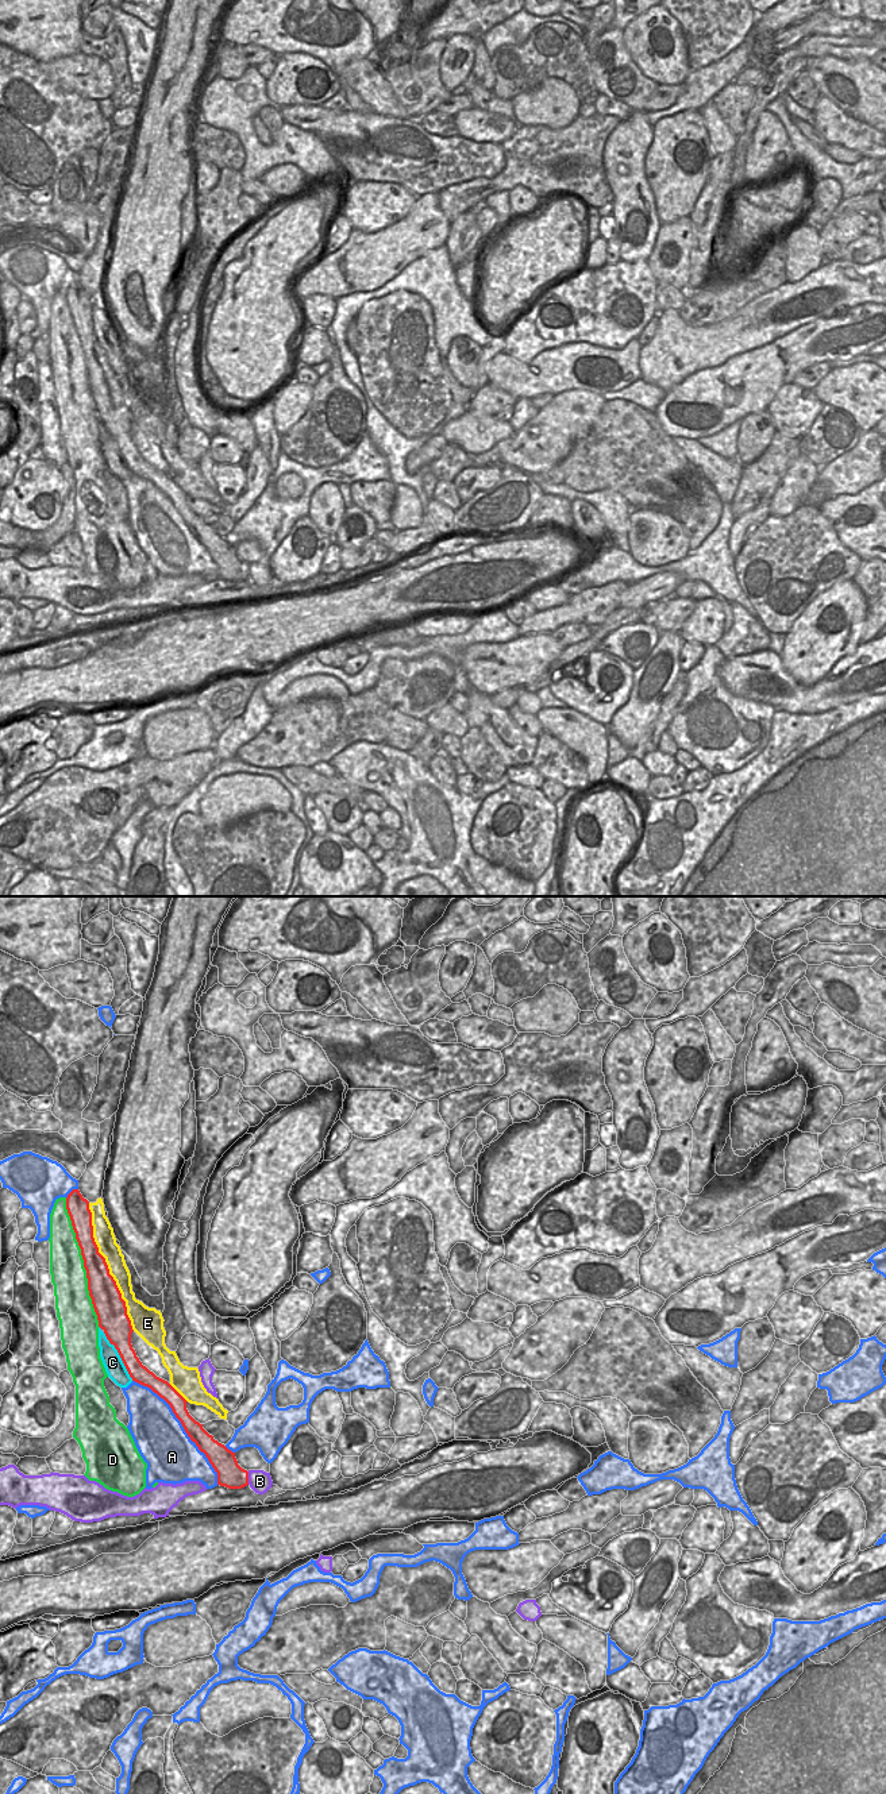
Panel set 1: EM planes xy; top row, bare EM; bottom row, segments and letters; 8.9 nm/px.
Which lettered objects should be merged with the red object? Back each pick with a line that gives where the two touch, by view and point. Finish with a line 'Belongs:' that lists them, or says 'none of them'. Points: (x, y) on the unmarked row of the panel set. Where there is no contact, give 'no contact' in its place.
Belongs: none of them

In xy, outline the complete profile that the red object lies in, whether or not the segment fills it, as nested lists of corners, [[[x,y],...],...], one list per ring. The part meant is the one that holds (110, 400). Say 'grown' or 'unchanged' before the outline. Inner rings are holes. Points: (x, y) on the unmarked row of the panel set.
unchanged; [[[78,282],[66,290],[66,302],[72,313],[76,332],[81,342],[86,363],[88,383],[97,408],[99,420],[118,443],[132,474],[150,481],[172,501],[185,525],[199,543],[205,547],[217,566],[217,578],[228,582],[242,582],[249,578],[249,564],[238,558],[235,545],[209,528],[203,517],[196,514],[186,502],[186,493],[165,472],[157,470],[142,458],[131,437],[132,418],[127,408],[126,394],[109,367],[105,351],[99,346],[93,331],[92,305],[89,294]]]

